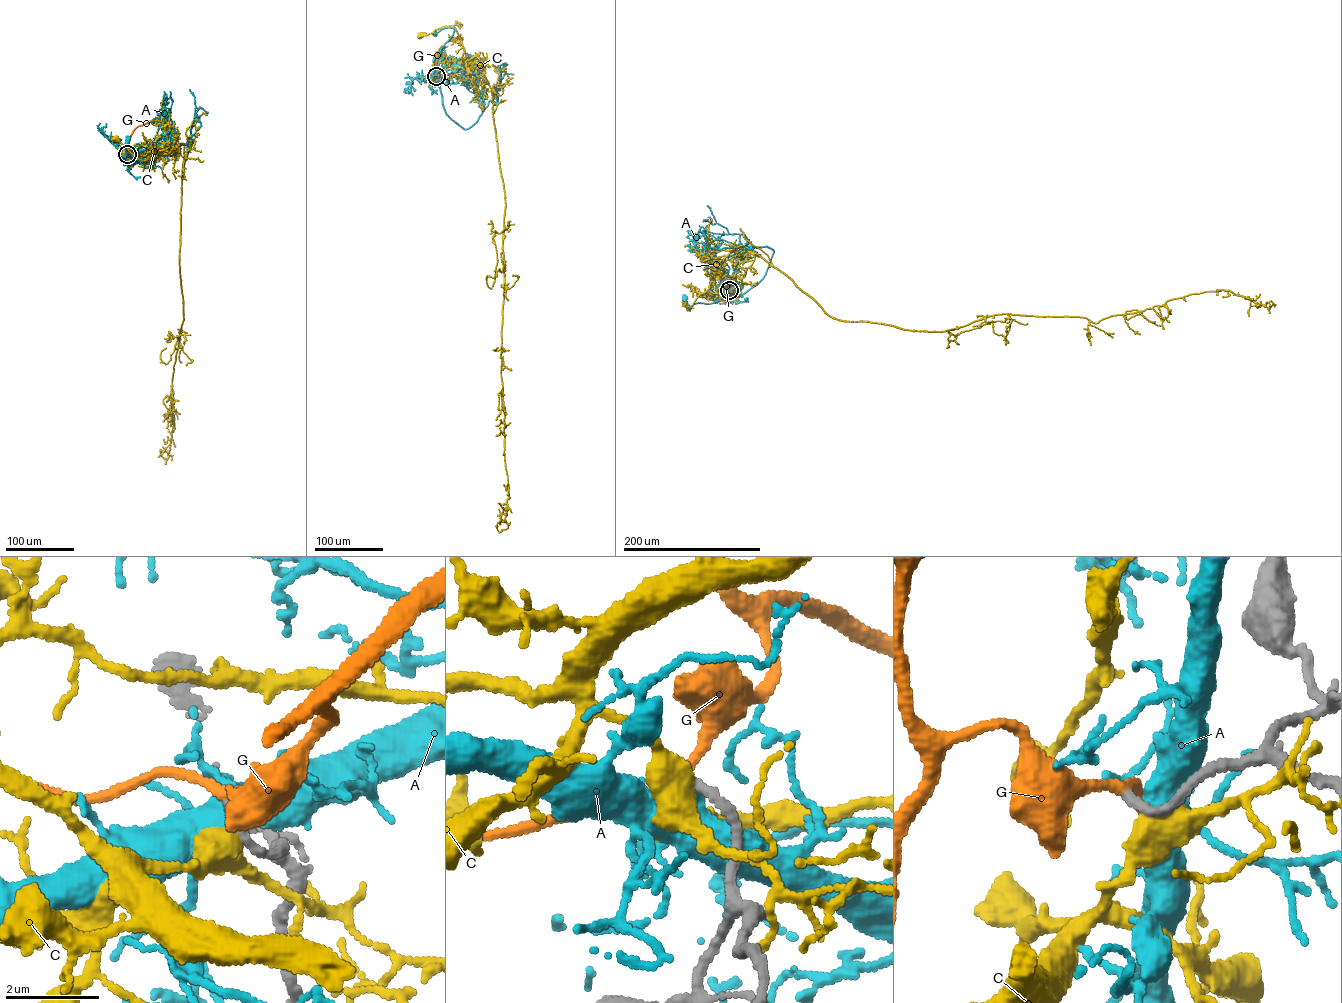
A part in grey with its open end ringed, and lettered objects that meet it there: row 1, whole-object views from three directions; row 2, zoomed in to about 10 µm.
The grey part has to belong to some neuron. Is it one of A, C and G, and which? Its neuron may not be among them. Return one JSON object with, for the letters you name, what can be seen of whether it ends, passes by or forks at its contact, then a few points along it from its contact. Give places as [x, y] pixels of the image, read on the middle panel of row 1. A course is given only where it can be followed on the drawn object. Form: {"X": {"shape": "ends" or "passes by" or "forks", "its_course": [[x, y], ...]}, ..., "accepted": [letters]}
{"G": {"shape": "passes by", "its_course": [[436, 77], [461, 74], [466, 69], [460, 66]]}, "accepted": ["G"]}

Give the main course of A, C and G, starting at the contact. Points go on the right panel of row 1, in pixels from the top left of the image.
A: (729, 290), (730, 297), (710, 303), (695, 303), (690, 311), (685, 298)
C: (729, 290), (725, 294), (720, 292), (712, 281), (687, 310), (683, 302)
G: (729, 290), (726, 289), (726, 276), (718, 274), (718, 279)

